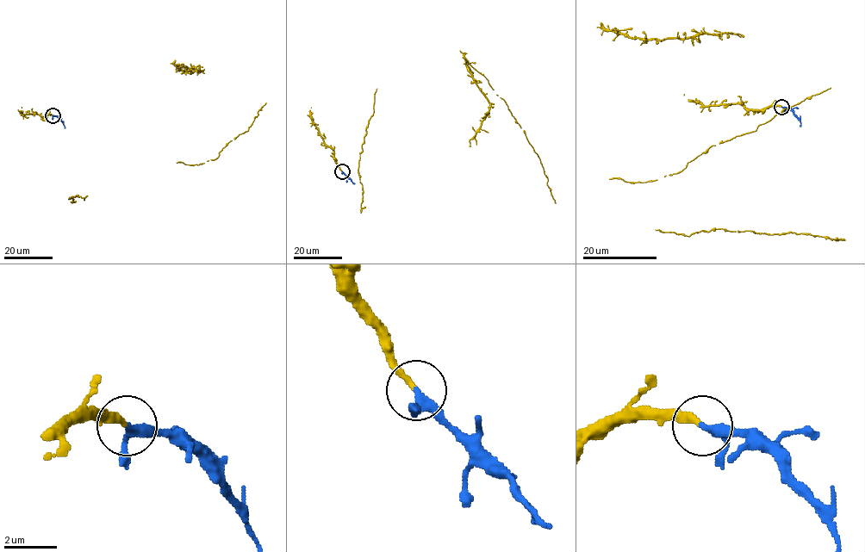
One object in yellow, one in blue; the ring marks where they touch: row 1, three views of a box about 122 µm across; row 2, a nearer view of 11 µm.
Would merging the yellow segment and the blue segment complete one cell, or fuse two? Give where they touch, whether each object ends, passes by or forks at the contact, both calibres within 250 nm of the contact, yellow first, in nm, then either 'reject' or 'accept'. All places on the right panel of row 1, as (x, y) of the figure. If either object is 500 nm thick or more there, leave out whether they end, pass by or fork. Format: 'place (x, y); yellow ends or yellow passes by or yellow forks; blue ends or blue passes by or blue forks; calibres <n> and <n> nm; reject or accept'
place (781, 107); yellow ends; blue passes by; calibres 240 and 280 nm; accept

